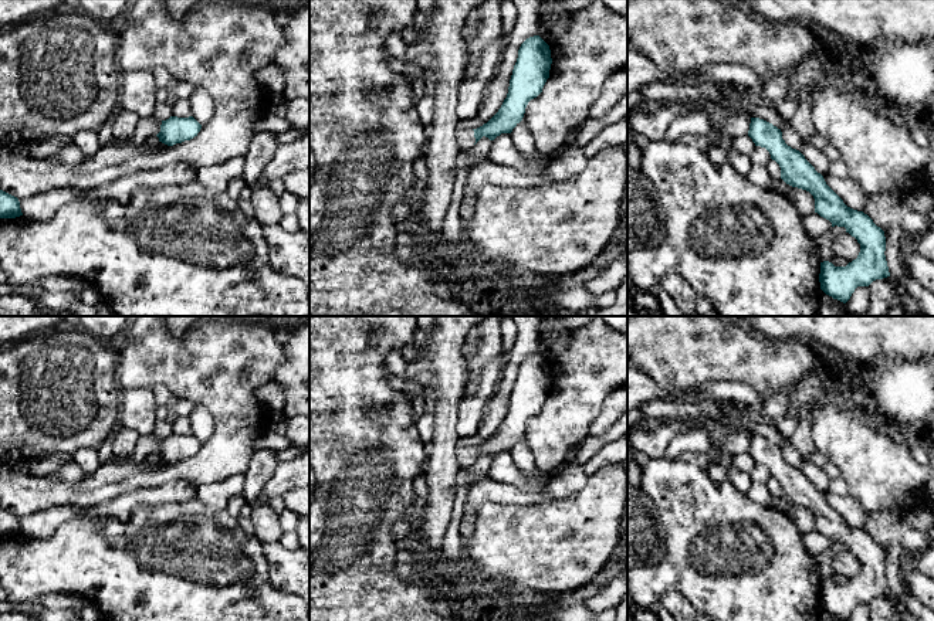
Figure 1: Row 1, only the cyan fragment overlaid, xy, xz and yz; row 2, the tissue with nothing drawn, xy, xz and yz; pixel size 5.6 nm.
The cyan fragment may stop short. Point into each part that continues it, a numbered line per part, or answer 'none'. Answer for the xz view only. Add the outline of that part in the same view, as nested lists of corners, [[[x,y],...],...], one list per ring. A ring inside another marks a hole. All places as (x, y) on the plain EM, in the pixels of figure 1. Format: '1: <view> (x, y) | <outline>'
1: xz (464, 455) | [[[461,447],[456,449],[456,459],[461,469],[467,469],[476,461],[473,447]]]

